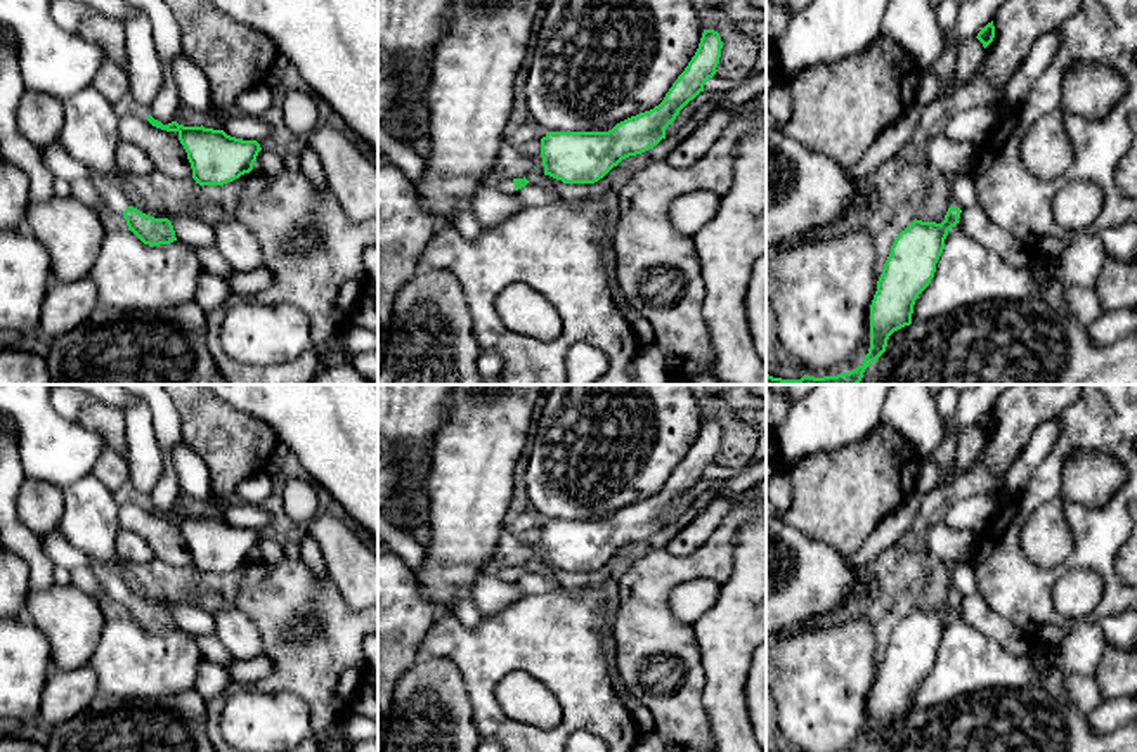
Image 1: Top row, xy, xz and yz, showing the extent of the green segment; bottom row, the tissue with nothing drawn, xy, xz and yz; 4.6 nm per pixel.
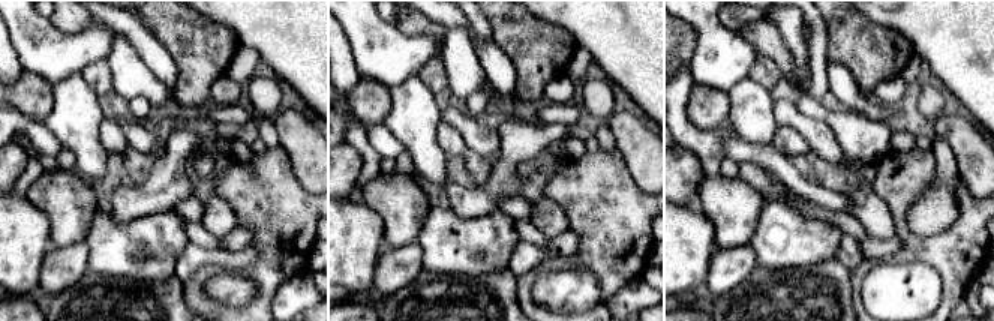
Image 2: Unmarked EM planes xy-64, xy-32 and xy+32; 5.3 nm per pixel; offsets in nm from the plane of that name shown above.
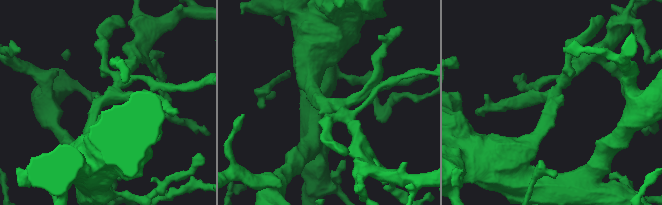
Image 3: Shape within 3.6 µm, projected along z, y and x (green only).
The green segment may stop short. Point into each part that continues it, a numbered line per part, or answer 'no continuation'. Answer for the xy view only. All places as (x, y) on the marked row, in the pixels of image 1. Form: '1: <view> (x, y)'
1: xy (89, 134)

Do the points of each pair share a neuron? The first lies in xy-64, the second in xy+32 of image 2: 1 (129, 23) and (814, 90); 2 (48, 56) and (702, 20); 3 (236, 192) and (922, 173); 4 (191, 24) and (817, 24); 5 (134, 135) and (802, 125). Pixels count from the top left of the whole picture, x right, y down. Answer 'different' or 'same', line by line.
1: different
2: same
3: same
4: different
5: same

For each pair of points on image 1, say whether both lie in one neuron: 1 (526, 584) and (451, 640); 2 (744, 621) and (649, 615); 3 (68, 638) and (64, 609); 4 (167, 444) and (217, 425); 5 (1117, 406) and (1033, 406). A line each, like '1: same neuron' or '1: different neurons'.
1: different neurons
2: different neurons
3: same neuron
4: different neurons
5: different neurons

